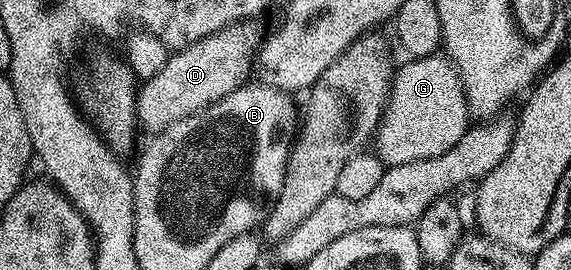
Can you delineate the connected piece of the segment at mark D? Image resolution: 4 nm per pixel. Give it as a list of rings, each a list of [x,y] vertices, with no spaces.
[[[243,19],[240,23],[233,23],[200,41],[196,41],[187,47],[179,47],[171,54],[169,61],[156,73],[156,77],[145,80],[137,88],[138,93],[138,125],[143,132],[151,131],[151,136],[161,135],[164,129],[176,125],[176,121],[184,121],[184,117],[192,117],[200,113],[208,105],[228,97],[237,87],[247,86],[246,79],[252,75],[252,64],[258,54],[258,48],[262,45],[264,30],[254,19]]]

